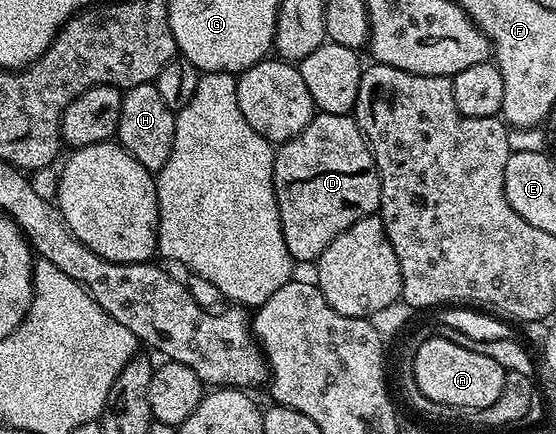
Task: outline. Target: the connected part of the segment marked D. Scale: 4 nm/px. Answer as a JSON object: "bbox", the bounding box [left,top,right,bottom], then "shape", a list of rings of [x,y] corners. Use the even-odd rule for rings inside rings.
{"bbox":[273,112,381,261],"shape":[[[319,112],[311,119],[309,126],[293,139],[278,145],[273,162],[273,186],[277,198],[277,210],[281,214],[281,234],[285,234],[285,246],[289,246],[292,260],[318,261],[319,255],[353,222],[378,213],[381,202],[381,182],[375,165],[375,155],[367,144],[367,137],[354,115]]]}

